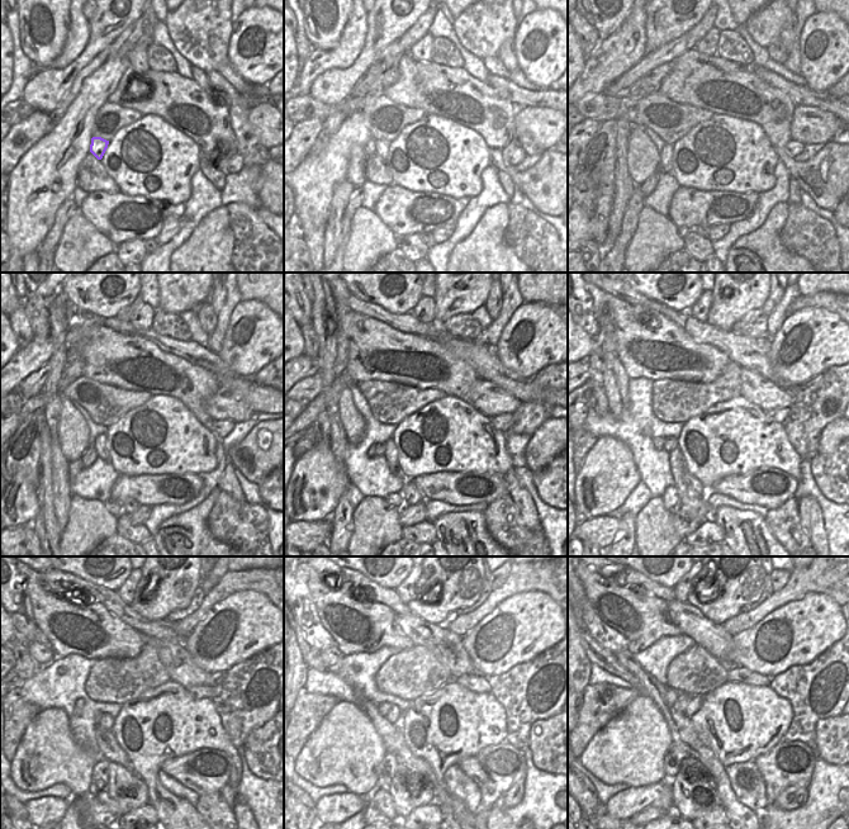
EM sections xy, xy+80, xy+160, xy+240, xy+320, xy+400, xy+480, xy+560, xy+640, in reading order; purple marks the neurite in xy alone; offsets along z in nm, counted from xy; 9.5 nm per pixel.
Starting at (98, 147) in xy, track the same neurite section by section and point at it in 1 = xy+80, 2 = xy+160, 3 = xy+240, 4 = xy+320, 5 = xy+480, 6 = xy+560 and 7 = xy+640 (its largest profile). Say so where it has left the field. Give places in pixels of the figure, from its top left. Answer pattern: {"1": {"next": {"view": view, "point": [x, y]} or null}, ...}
{"1": {"next": {"view": "xy+80", "point": [382, 146]}}, "2": {"next": {"view": "xy+160", "point": [667, 154]}}, "3": {"next": {"view": "xy+240", "point": [100, 441]}}, "4": {"next": {"view": "xy+320", "point": [390, 454]}}, "5": {"next": {"view": "xy+480", "point": [127, 789]}}, "6": {"next": {"view": "xy+560", "point": [408, 790]}}, "7": {"next": {"view": "xy+640", "point": [695, 792]}}}

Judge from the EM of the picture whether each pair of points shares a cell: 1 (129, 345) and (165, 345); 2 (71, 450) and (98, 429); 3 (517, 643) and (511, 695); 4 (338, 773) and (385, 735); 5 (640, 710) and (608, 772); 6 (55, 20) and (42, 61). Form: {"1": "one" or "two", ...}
{"1": "two", "2": "two", "3": "two", "4": "two", "5": "one", "6": "one"}

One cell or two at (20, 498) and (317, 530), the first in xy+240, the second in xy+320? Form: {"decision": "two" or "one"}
{"decision": "two"}

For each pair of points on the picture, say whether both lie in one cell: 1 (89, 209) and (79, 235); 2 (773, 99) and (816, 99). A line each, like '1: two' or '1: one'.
1: two
2: two

